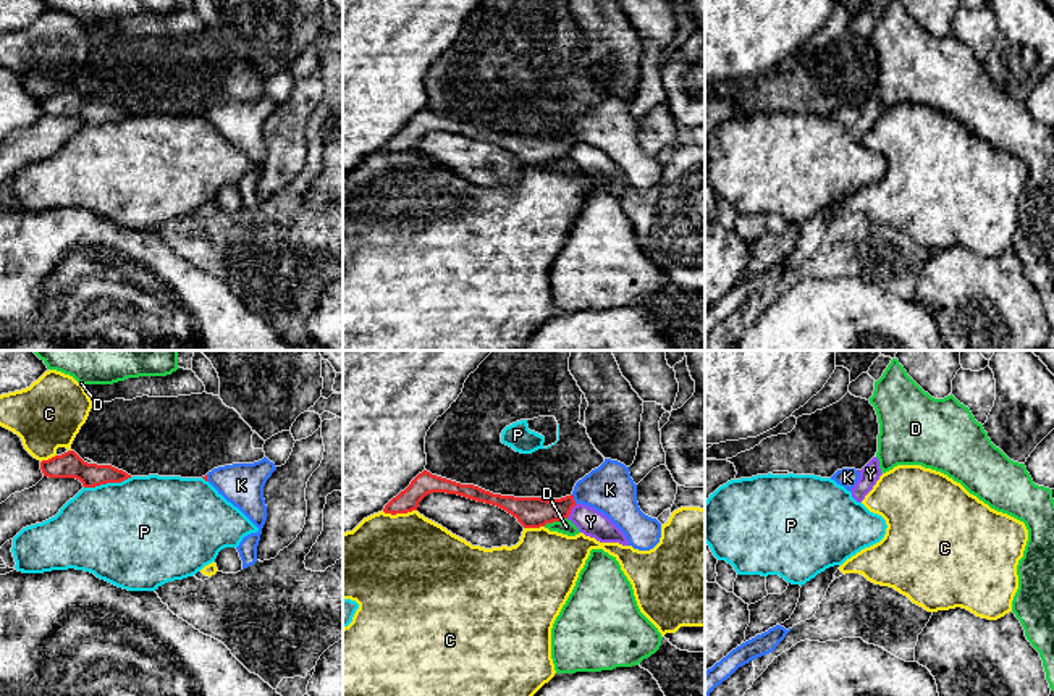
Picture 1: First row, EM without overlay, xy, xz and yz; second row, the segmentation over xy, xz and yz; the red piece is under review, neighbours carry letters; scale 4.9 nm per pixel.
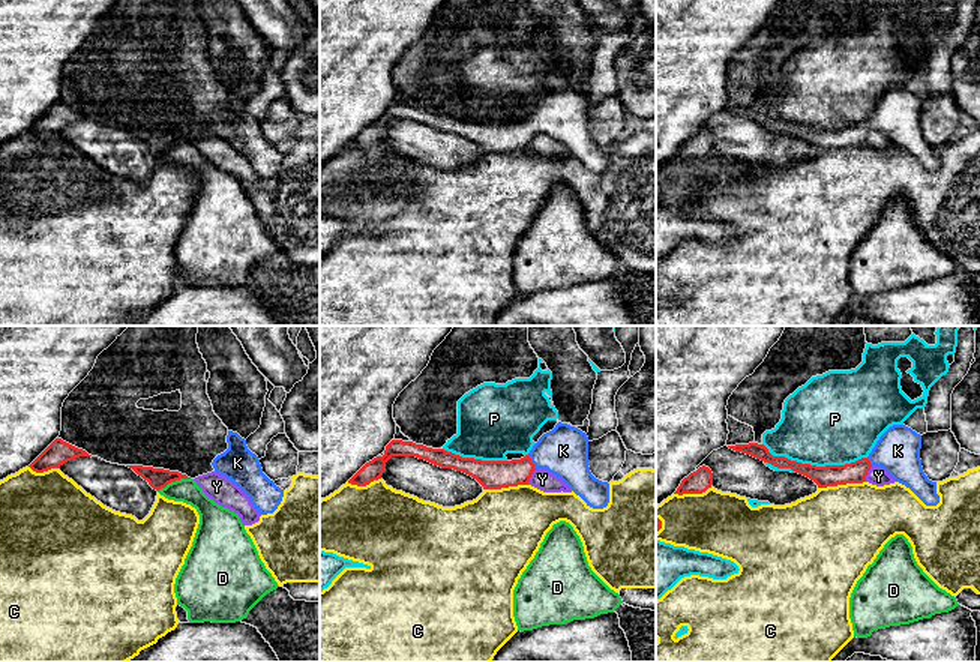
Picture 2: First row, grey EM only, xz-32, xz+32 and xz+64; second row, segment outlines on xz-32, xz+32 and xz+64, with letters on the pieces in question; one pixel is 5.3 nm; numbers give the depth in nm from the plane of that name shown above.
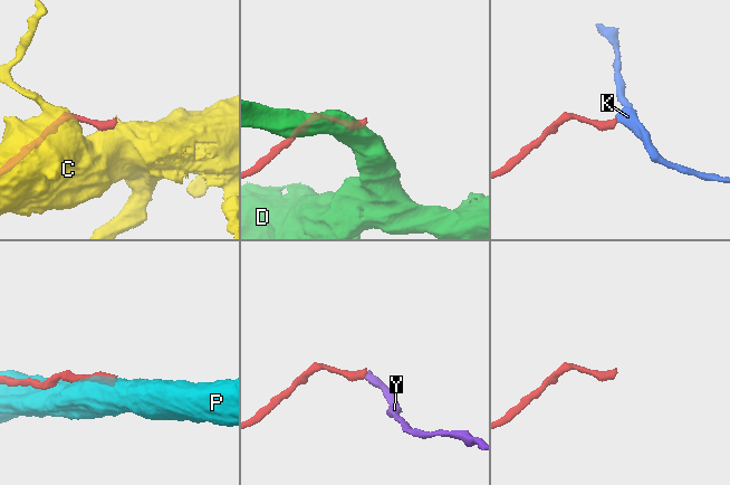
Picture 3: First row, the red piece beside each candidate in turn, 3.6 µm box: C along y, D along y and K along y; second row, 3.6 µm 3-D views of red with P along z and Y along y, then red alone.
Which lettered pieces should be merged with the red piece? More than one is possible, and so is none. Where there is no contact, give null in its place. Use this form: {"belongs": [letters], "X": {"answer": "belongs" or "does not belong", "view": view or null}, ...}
{"belongs": ["K"], "C": {"answer": "does not belong", "view": "xz"}, "D": {"answer": "does not belong", "view": "xz"}, "K": {"answer": "belongs", "view": "xz"}, "P": {"answer": "does not belong", "view": "xy"}, "Y": {"answer": "does not belong", "view": "xz"}}

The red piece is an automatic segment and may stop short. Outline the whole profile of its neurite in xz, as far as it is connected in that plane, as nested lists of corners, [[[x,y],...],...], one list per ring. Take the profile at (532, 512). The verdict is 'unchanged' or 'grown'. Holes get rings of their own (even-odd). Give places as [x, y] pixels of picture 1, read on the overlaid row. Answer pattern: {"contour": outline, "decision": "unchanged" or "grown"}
{"contour": [[[605,459],[598,468],[579,480],[571,496],[553,501],[493,494],[424,470],[385,505],[383,512],[396,515],[417,510],[419,502],[432,493],[457,494],[496,505],[516,517],[524,528],[540,528],[564,520],[574,505],[584,504],[606,515],[626,535],[634,549],[650,551],[661,538],[661,523],[639,507],[637,484],[630,478],[629,467],[611,459]]], "decision": "grown"}

